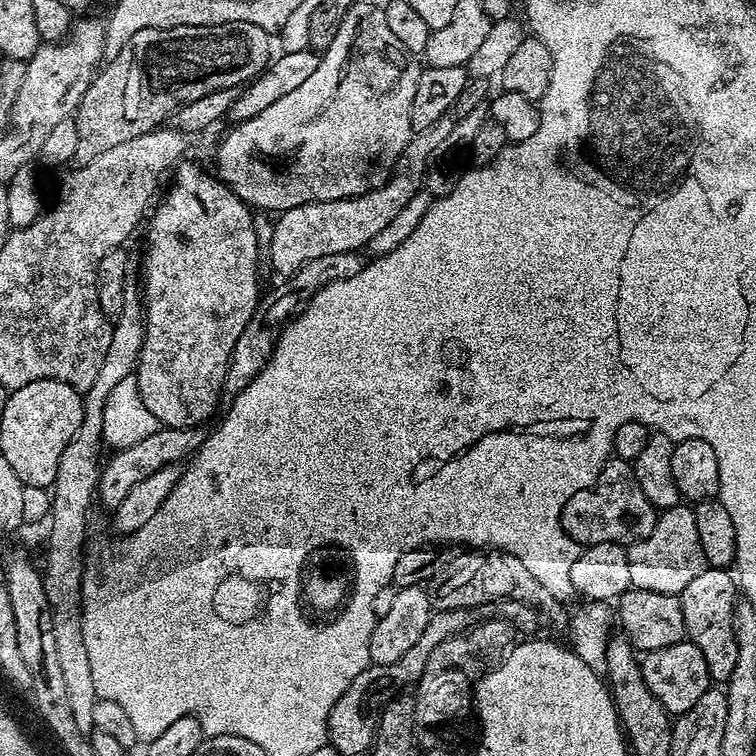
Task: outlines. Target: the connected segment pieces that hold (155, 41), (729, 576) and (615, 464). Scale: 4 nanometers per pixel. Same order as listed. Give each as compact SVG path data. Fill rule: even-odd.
M249 22L138 30L138 34L134 34L134 38L130 38L126 46L118 49L115 53L117 56L112 61L109 59L97 71L82 102L75 110L74 119L78 126L75 159L80 164L90 162L105 150L111 150L122 142L130 142L130 138L138 138L138 134L153 132L161 127L167 121L164 119L167 116L169 119L181 104L206 98L206 94L214 90L239 89L247 85L248 81L259 76L273 59L272 44L274 48L274 40L269 32Z
M705 567L692 579L686 590L678 593L684 619L684 634L706 658L706 670L717 685L727 685L738 659L738 642L734 636L734 610L738 603L738 581L729 569Z
M609 458L604 463L604 469L598 474L594 486L578 490L574 501L575 508L576 528L569 527L567 534L581 546L602 542L627 545L646 538L650 530L654 530L658 515L658 510L650 502L650 498L642 494L642 486L638 486L638 478L631 463L615 458Z

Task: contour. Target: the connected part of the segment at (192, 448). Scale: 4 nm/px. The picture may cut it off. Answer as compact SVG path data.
M160 426L148 438L142 439L142 442L113 451L111 453L113 456L109 460L107 457L100 469L99 503L104 503L108 510L114 510L118 506L122 506L126 494L130 494L130 489L137 482L143 482L145 478L150 478L150 474L162 470L162 466L180 464L195 456L196 451L203 446L208 433L209 429L204 426L199 428L166 428Z

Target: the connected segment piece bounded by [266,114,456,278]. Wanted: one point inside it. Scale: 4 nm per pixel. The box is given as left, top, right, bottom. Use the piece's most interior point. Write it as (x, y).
(302, 233)

